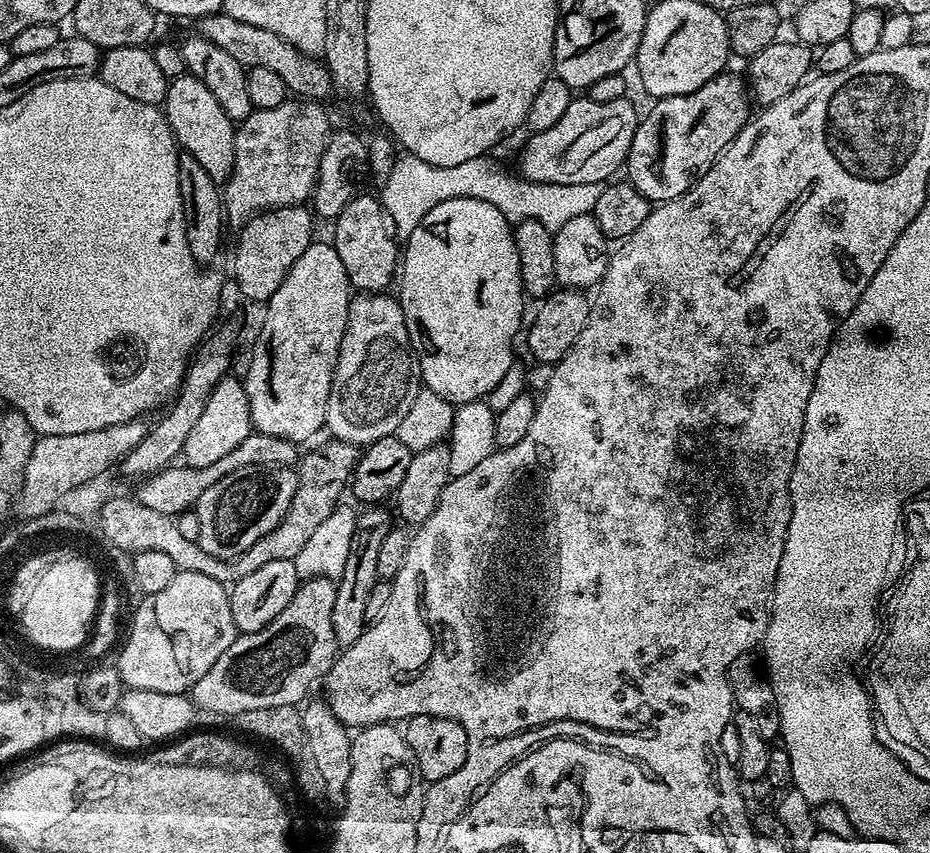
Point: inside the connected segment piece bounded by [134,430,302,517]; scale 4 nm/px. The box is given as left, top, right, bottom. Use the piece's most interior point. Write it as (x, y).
(171, 490)

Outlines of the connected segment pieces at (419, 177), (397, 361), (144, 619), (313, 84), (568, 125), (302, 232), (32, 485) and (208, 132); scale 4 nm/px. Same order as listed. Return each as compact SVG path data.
M400 154L400 157L393 162L388 177L384 180L384 189L378 192L379 200L386 206L390 218L394 222L397 237L407 238L414 230L414 226L418 226L418 222L422 222L422 218L426 218L426 214L430 214L430 210L434 210L434 206L438 206L438 202L446 202L450 198L466 198L467 196L478 198L482 202L494 202L494 206L498 206L498 210L503 210L504 180L509 173L496 165L494 157L495 155L489 154L470 158L470 162L462 162L459 166L430 166L430 162L422 162L422 158Z
M369 292L367 294L356 294L349 299L348 302L348 321L346 322L346 330L342 338L342 346L340 353L336 359L336 369L332 375L332 385L330 386L330 398L326 406L326 414L324 415L324 423L327 431L332 431L331 434L335 439L345 440L347 444L354 444L357 446L367 446L375 442L378 438L386 438L393 435L398 430L399 422L408 413L410 406L414 401L415 396L419 393L422 387L420 379L420 362L416 358L415 352L412 350L412 343L408 337L408 327L406 326L406 318L404 311L400 305L399 299L392 294L381 294L378 292Z
M177 571L167 586L158 590L158 594L150 594L141 599L136 613L132 616L132 629L128 632L128 641L120 652L118 667L120 676L128 688L154 690L162 694L187 693L222 658L226 646L235 642L238 635L234 626L234 614L230 614L228 601L229 589L214 578L206 578L206 574Z
M223 10L209 16L201 16L198 27L200 27L198 35L214 42L216 46L222 46L226 54L234 54L234 59L245 70L258 66L266 66L266 70L274 70L274 74L278 74L278 78L286 82L289 93L317 102L327 101L327 96L333 95L331 75L323 59L305 56L294 46L278 38L274 30L262 30L262 26L250 26L250 22L238 22L238 18L230 18Z
M573 98L566 114L550 130L533 132L520 152L519 175L533 184L598 184L611 181L616 171L625 167L628 151L636 133L638 112L631 99L594 102Z
M292 204L288 208L272 208L269 212L259 212L245 222L244 227L239 229L236 240L236 257L232 260L232 272L236 275L236 284L240 287L240 292L248 300L260 300L266 302L282 286L290 266L302 258L302 250L314 242L312 236L312 220L314 216L307 207L299 204Z
M141 418L122 422L118 426L106 426L102 430L86 430L86 434L54 434L40 436L34 450L30 450L30 462L26 462L26 474L22 478L20 495L14 505L15 515L20 518L29 518L44 515L55 509L65 493L74 487L100 475L103 472L115 469L138 442L148 432L149 421Z
M191 74L174 78L168 82L162 111L172 135L176 137L177 145L183 151L189 152L204 167L206 174L210 174L210 178L218 182L227 180L234 170L236 128L226 110L218 106L218 98L210 94L209 88Z

